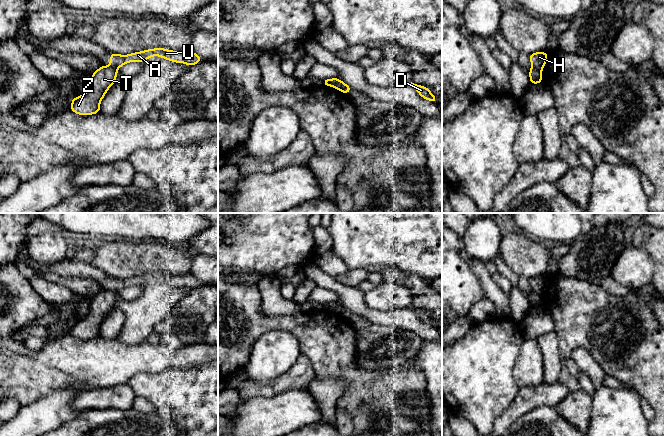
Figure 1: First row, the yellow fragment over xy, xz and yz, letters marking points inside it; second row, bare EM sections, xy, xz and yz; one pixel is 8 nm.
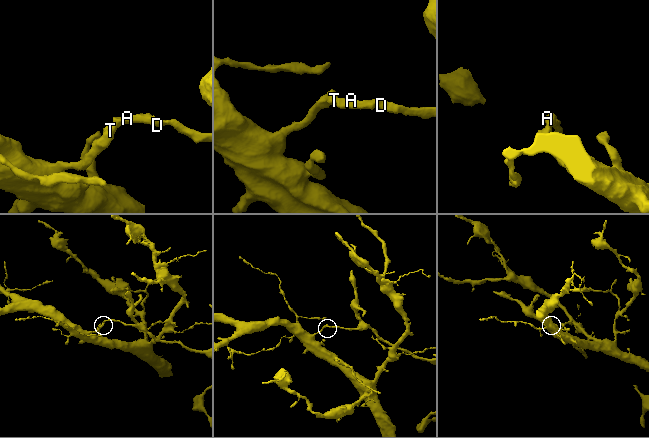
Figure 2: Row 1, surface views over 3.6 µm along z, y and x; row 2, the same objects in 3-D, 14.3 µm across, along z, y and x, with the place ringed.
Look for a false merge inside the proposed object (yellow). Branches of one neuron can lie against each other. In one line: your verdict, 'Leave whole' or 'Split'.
Split

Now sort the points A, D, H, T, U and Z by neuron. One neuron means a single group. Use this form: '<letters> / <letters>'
A D H U / T Z

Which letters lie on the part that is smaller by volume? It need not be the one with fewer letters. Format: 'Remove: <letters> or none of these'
Remove: A, D, H, U

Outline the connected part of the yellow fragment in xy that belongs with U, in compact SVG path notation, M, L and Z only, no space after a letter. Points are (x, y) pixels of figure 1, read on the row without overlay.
M164 272L148 273L141 276L134 276L129 279L110 278L110 291L118 294L122 289L129 286L143 286L152 280L160 280L166 284L176 287L186 287L188 291L201 286L203 283L191 273L187 275L171 275Z

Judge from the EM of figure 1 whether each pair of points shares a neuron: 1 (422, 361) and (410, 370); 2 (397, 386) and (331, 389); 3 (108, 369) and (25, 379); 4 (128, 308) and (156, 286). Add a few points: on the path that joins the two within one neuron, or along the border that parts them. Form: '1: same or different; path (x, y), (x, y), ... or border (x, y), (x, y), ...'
1: different; border (407, 361), (421, 371), (427, 387)
2: different; border (323, 378), (341, 378), (347, 383), (335, 410)
3: same; path (87, 365), (54, 365), (46, 371)
4: same; path (135, 308), (151, 293)

